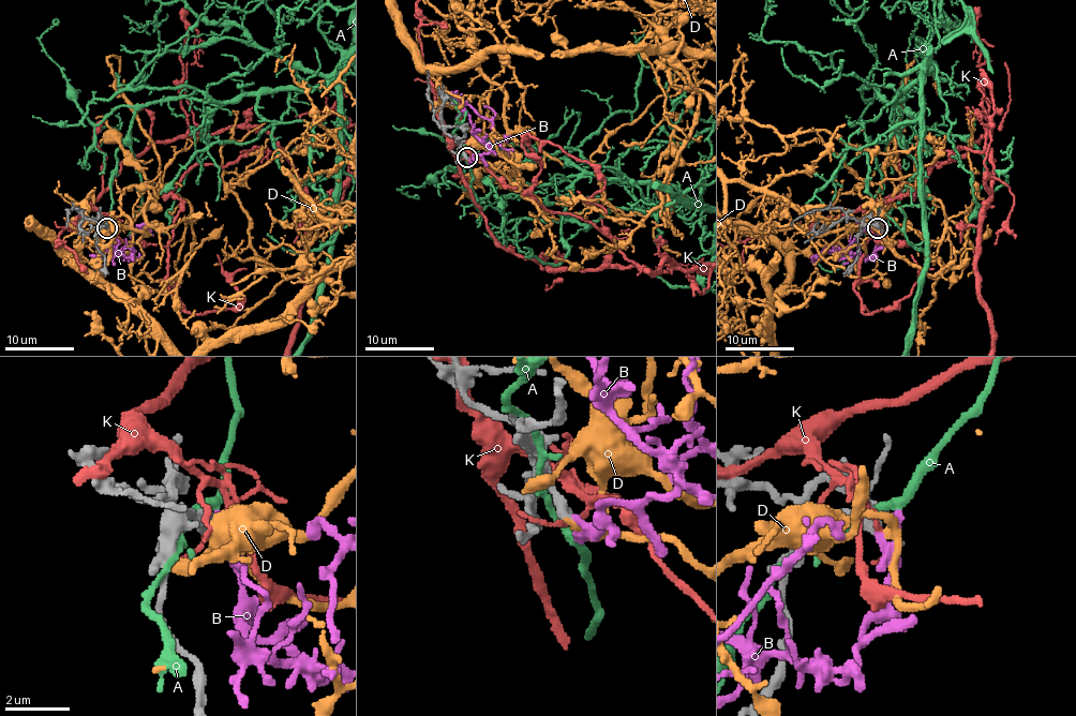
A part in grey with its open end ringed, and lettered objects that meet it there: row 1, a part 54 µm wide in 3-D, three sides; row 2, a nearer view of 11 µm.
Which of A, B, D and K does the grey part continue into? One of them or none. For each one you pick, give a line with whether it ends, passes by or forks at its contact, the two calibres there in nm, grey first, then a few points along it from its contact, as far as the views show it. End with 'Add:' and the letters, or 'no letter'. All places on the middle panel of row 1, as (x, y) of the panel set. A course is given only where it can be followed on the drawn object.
B: It passes by. Thickness 440 nm (grey) against 200 nm. Its course: (467, 157), (473, 159), (490, 150), (476, 134), (465, 105), (490, 119), (496, 142), (513, 150)
Add: B

